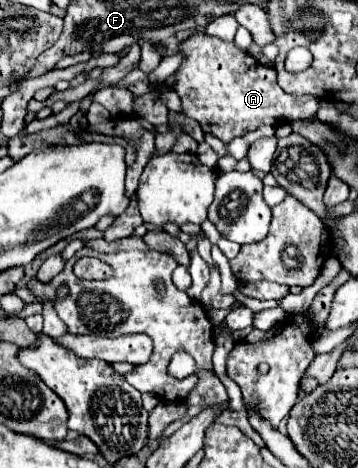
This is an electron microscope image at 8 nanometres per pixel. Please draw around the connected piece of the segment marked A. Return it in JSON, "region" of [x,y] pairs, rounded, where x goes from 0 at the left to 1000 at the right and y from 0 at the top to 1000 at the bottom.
{"region":[[[547,68],[508,90],[503,111],[520,120],[492,154],[492,201],[508,214],[508,244],[547,256],[575,286],[642,308],[654,295],[715,278],[726,265],[782,265],[866,252],[888,235],[877,205],[810,205],[771,175],[771,150],[732,141],[715,124],[659,103],[654,90]]]}

